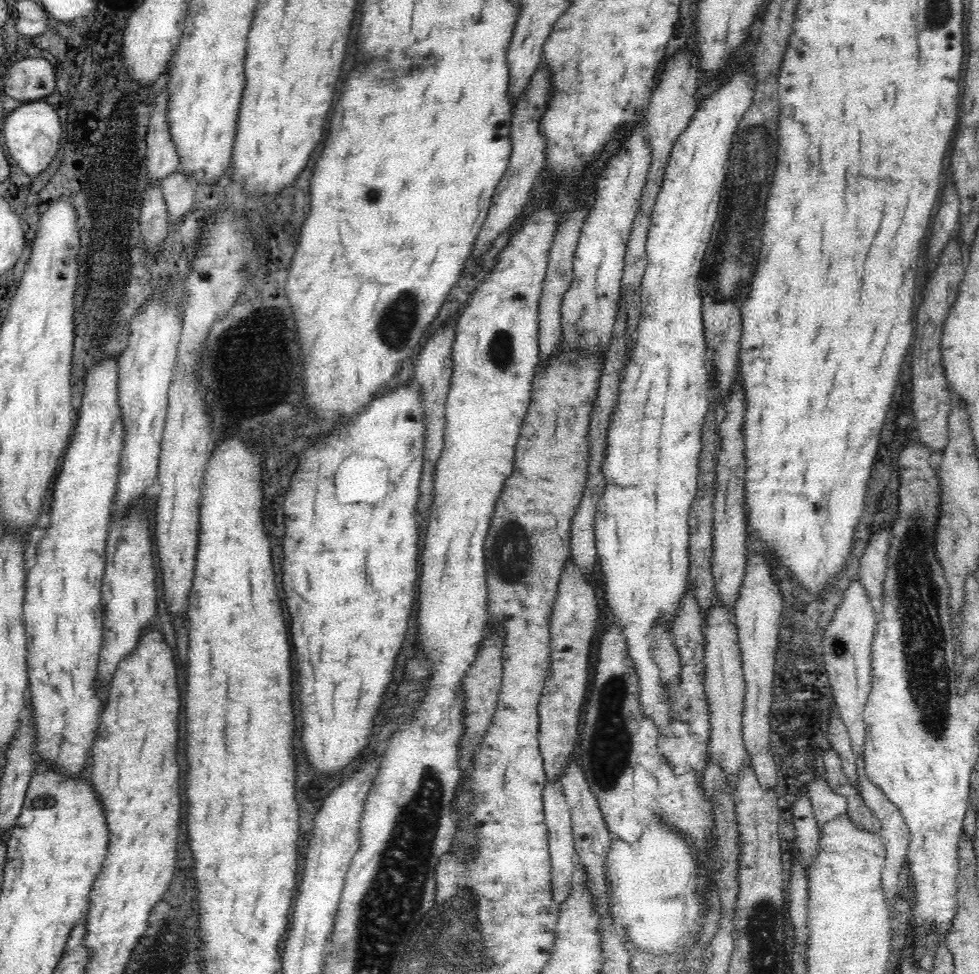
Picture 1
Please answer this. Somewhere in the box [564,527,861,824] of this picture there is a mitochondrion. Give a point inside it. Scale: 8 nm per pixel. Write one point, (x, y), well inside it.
(609, 752)

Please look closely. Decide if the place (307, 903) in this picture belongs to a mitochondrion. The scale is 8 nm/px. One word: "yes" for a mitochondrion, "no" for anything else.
no

